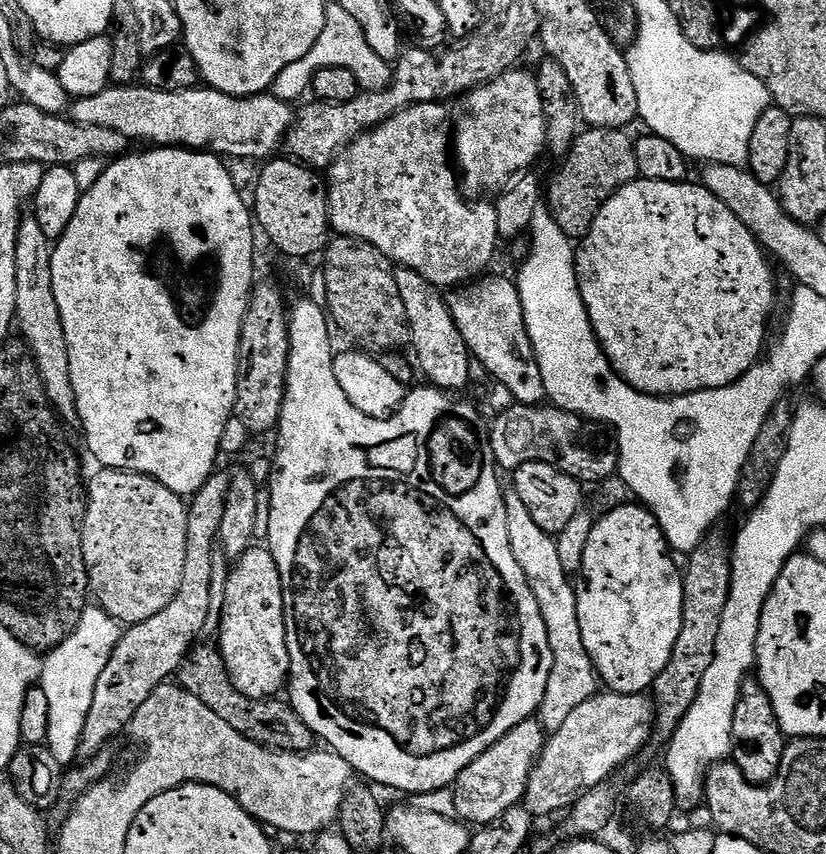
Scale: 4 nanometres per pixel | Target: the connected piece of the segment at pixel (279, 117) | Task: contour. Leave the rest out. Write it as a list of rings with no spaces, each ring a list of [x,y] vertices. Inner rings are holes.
[[[109,86],[94,98],[76,100],[70,108],[71,119],[86,126],[106,126],[106,130],[118,130],[130,142],[149,140],[152,146],[175,146],[189,150],[199,150],[233,156],[236,160],[267,161],[281,151],[284,138],[292,128],[294,108],[287,100],[280,100],[271,94],[258,96],[231,96],[207,86],[197,86],[190,90],[167,92],[143,86]]]

